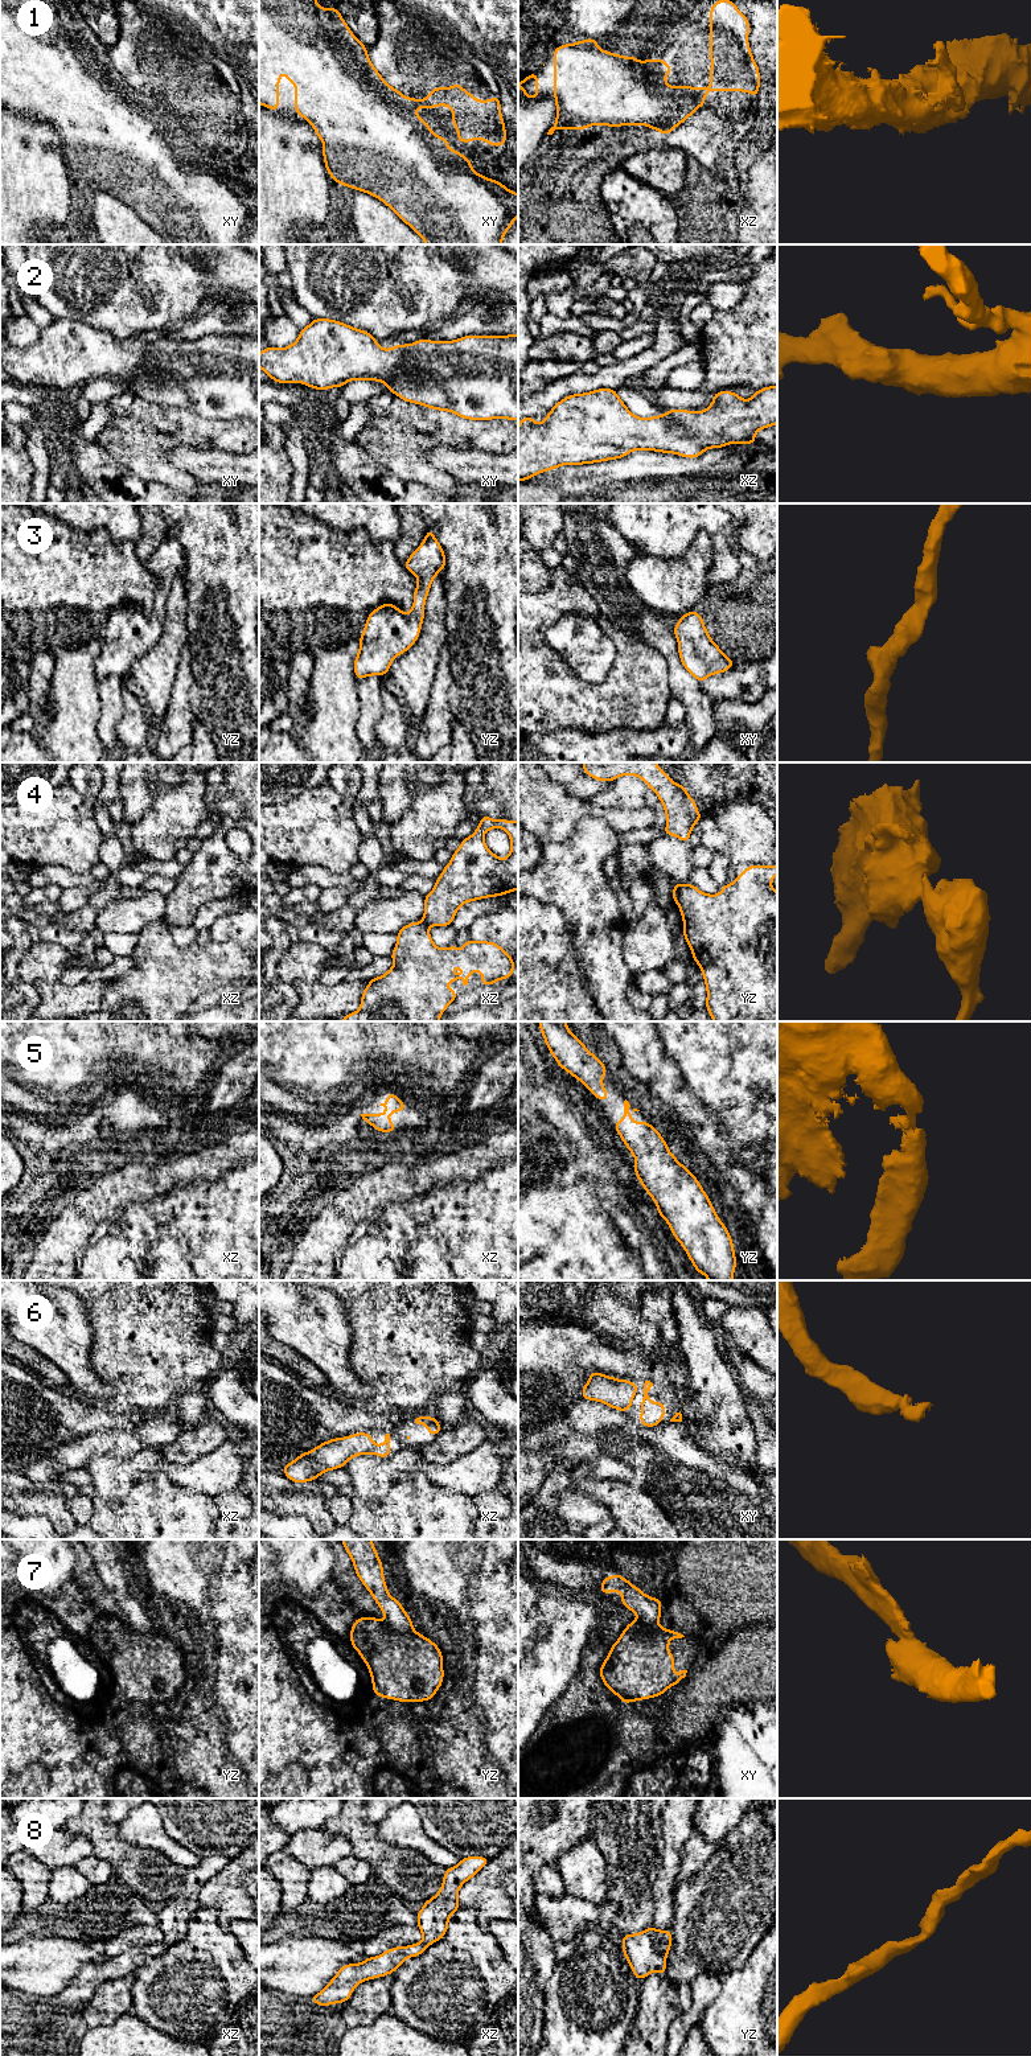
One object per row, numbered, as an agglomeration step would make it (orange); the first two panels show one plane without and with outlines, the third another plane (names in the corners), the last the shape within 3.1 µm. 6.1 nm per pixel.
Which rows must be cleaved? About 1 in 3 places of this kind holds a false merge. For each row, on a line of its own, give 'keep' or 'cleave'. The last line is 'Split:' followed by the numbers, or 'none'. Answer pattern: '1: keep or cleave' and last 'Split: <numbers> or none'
1: cleave
2: keep
3: keep
4: cleave
5: keep
6: keep
7: cleave
8: keep
Split: 1, 4, 7

